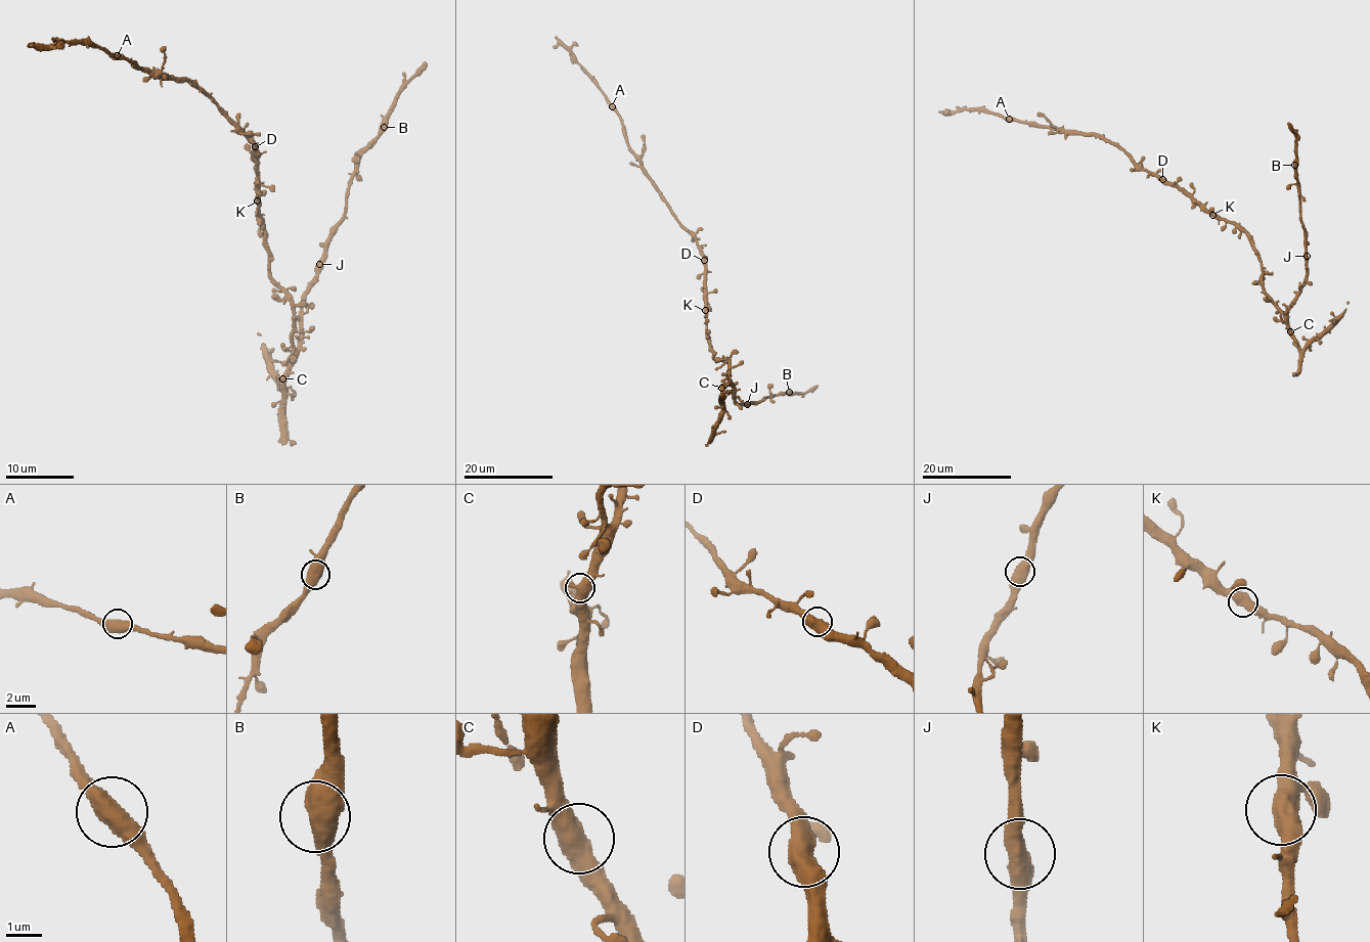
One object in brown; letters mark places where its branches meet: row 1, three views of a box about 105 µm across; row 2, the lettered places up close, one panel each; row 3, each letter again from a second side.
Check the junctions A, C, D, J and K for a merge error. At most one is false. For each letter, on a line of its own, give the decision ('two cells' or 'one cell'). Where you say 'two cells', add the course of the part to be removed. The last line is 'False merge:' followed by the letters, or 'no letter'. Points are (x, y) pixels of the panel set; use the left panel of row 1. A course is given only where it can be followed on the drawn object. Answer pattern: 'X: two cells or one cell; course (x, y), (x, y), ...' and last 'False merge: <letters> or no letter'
A: one cell
C: one cell
D: one cell
J: one cell
K: one cell
False merge: no letter

